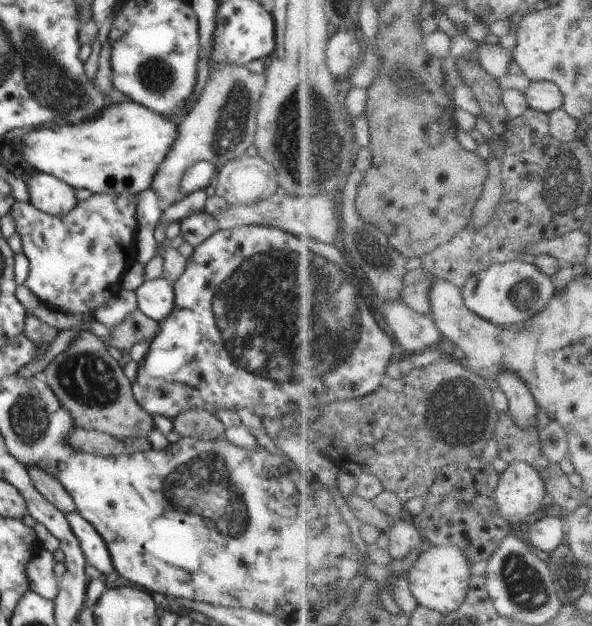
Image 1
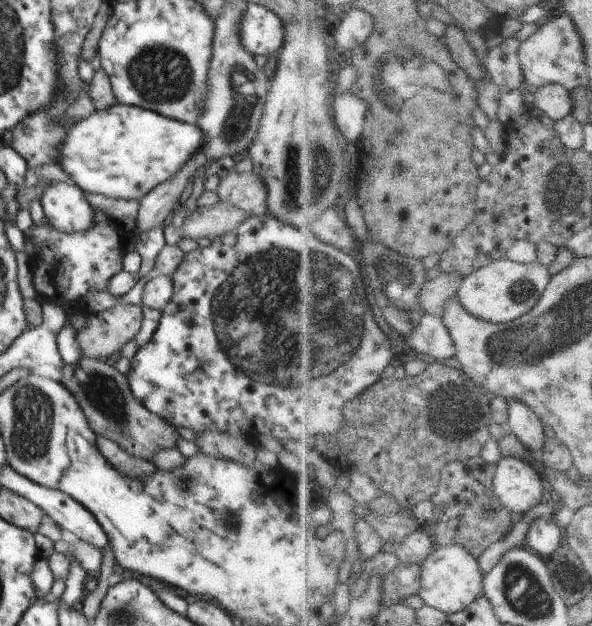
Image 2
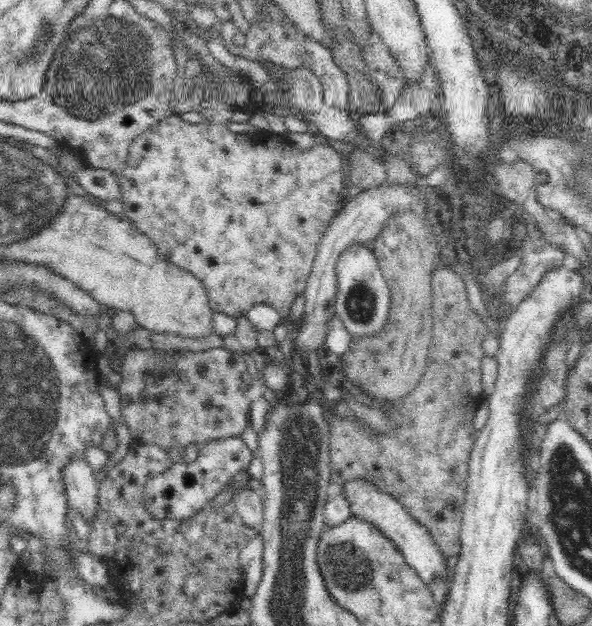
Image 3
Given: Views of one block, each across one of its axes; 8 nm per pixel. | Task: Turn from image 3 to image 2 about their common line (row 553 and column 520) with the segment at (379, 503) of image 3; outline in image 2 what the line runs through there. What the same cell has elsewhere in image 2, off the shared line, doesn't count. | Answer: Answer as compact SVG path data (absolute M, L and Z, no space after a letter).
M512 398L510 414L506 424L509 433L514 433L534 453L541 453L546 448L547 437L544 434L544 421L526 402Z

